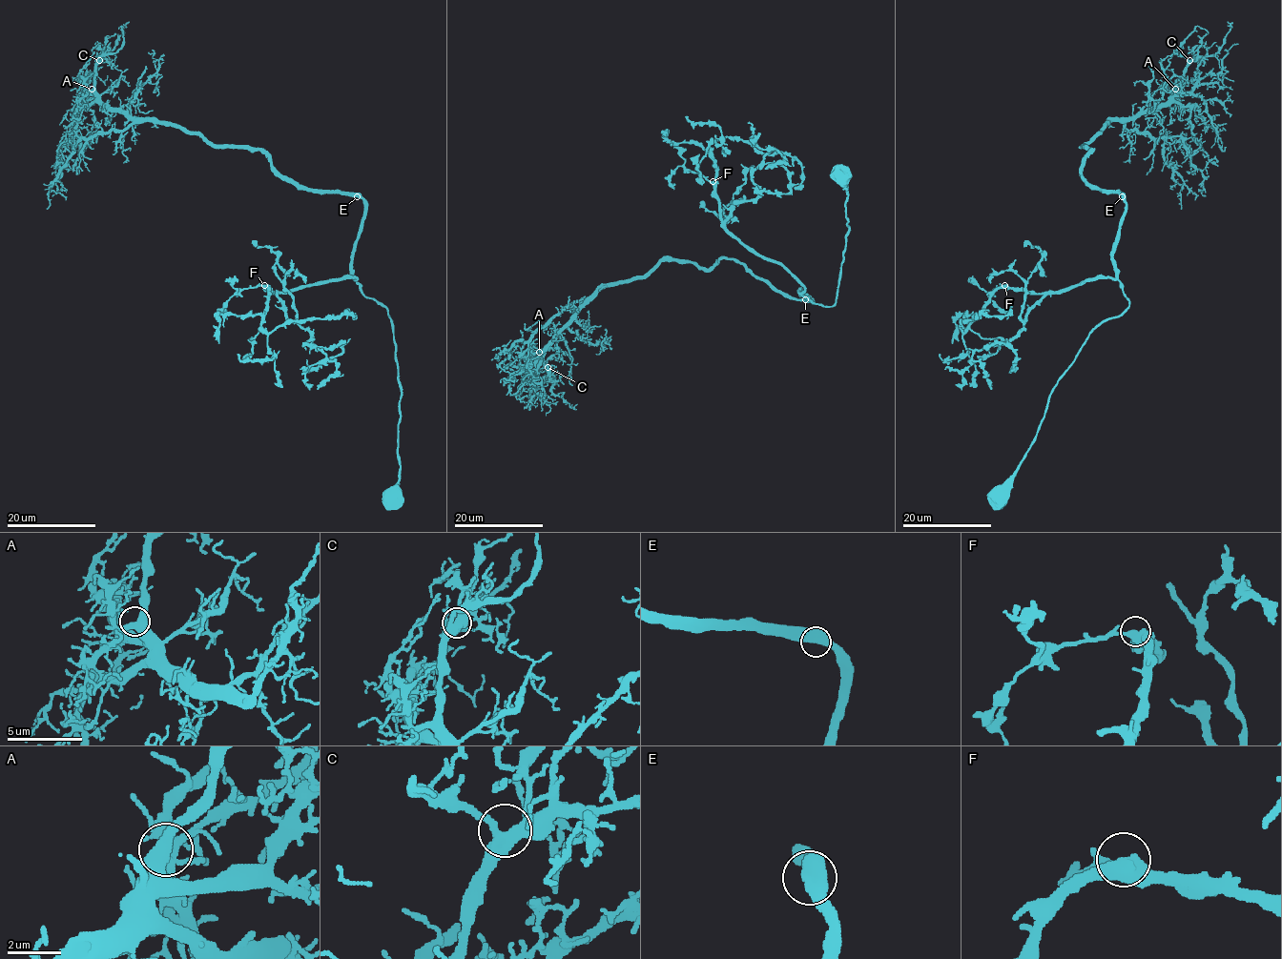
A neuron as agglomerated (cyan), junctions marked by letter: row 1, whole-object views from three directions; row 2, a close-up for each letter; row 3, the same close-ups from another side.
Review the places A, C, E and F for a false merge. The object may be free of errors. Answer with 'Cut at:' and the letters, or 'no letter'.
Cut at: no letter

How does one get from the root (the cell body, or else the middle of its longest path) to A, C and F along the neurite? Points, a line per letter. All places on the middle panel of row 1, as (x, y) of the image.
A: (841, 174), (849, 232), (832, 306), (786, 296), (733, 259), (660, 260), (605, 285), (539, 352)
C: (841, 174), (849, 232), (832, 306), (786, 296), (733, 259), (660, 260), (605, 285), (543, 350), (547, 367)
F: (841, 174), (848, 193), (849, 232), (832, 306), (808, 300), (795, 276), (748, 251), (728, 231), (713, 181)

